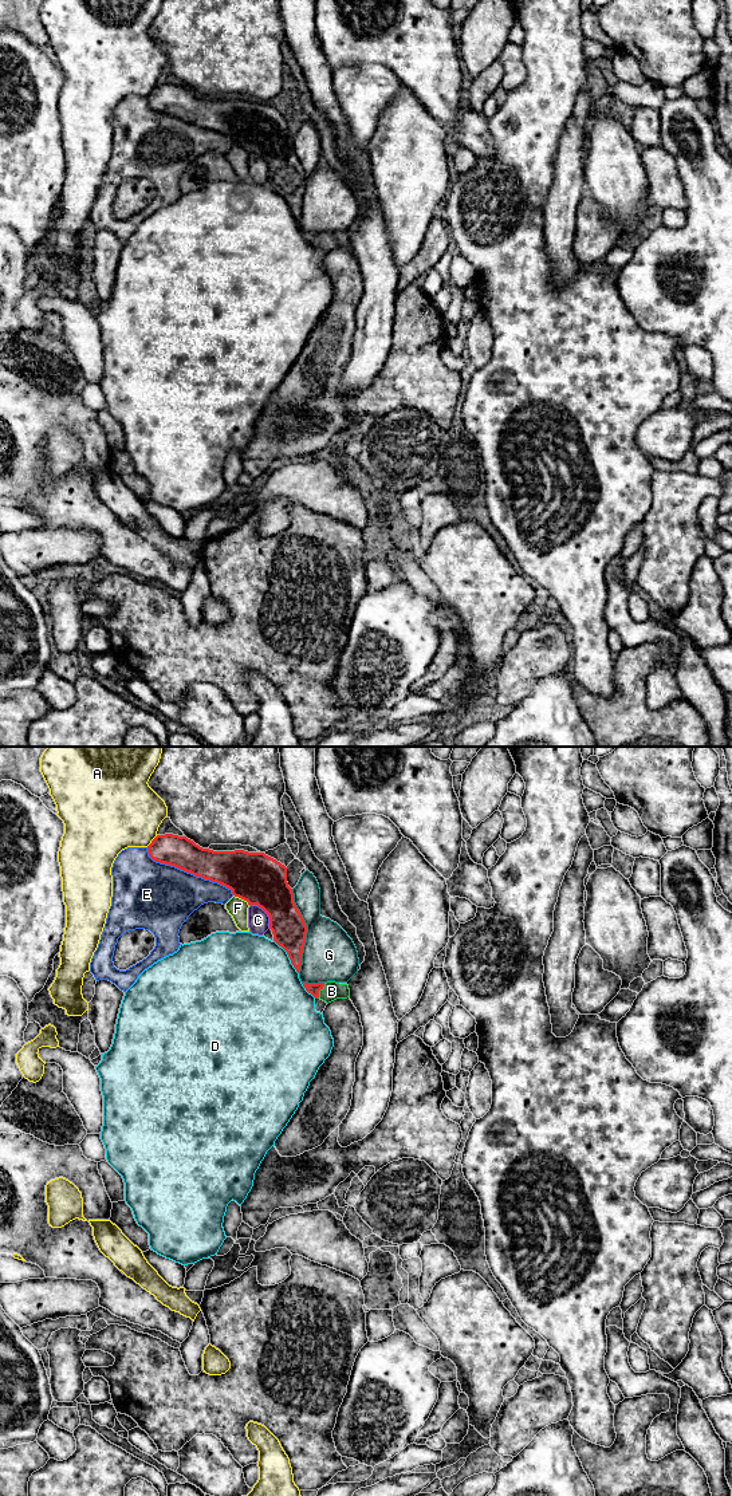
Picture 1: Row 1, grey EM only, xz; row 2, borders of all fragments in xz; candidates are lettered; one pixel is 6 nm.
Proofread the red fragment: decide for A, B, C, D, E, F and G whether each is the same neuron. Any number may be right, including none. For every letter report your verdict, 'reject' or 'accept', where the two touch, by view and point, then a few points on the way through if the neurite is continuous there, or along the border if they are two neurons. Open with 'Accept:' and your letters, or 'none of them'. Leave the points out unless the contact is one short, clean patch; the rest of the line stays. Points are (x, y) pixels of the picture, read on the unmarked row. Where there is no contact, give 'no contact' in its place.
Accept: B
A: reject; contact xz (152, 90)
B: accept; contact xz (319, 239); way xz (314, 239), (319, 239), (331, 240)
C: reject; contact xz (266, 161)
D: reject; contact xz (288, 205)
E: reject; contact xz (188, 121)
F: reject; contact xz (241, 148); border xz (233, 144), (243, 148), (248, 154)
G: reject; contact xz (306, 180)

